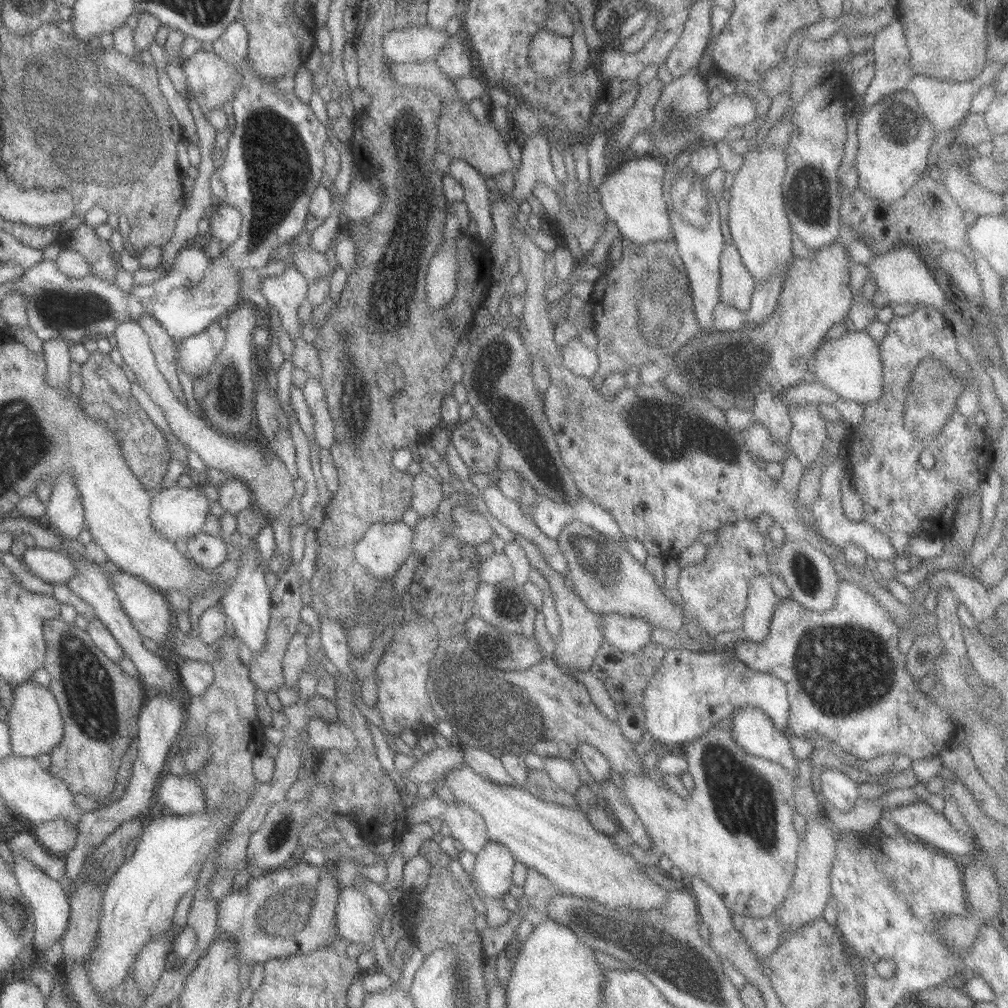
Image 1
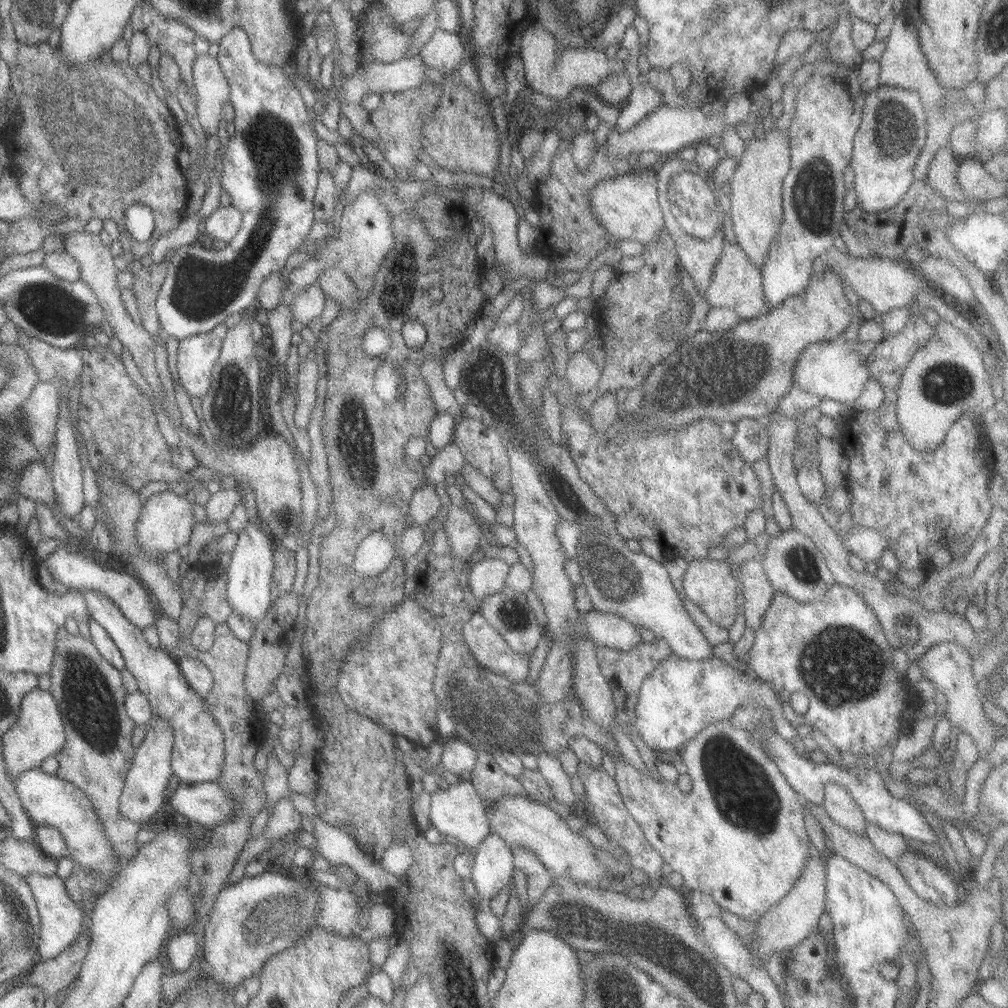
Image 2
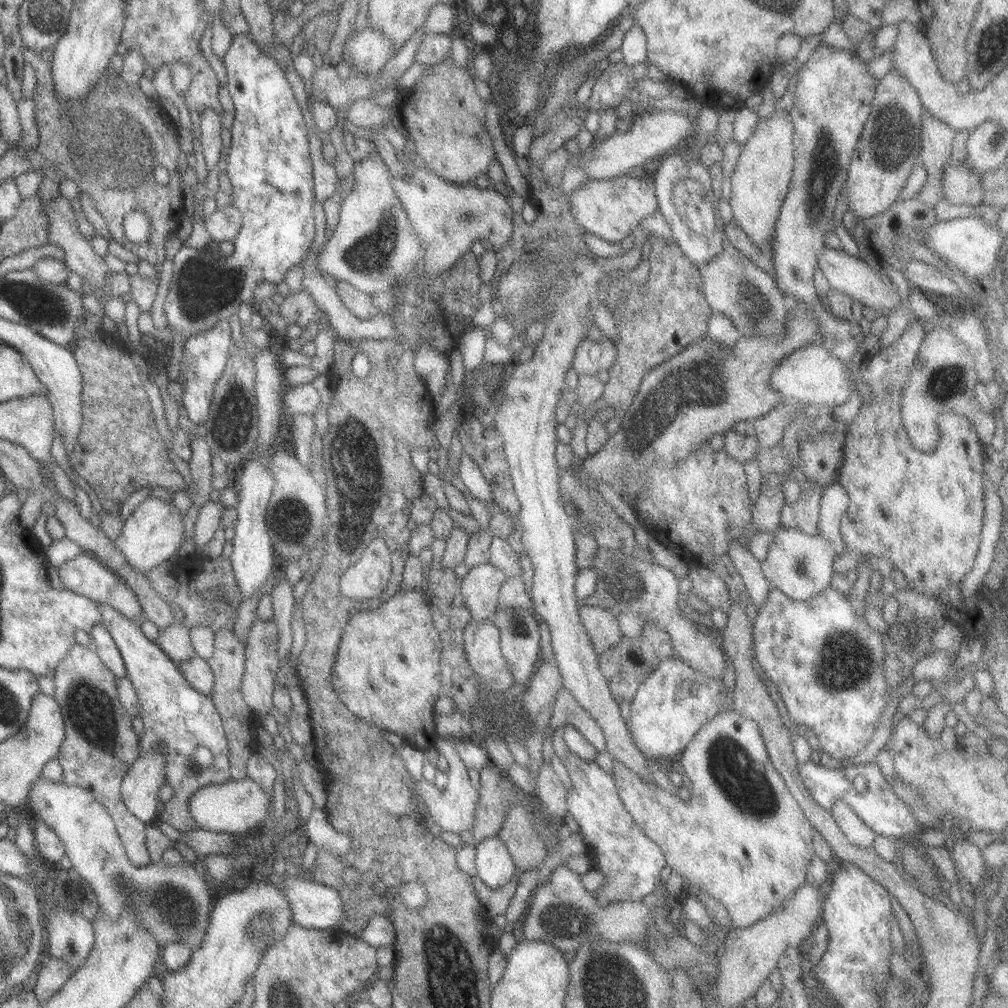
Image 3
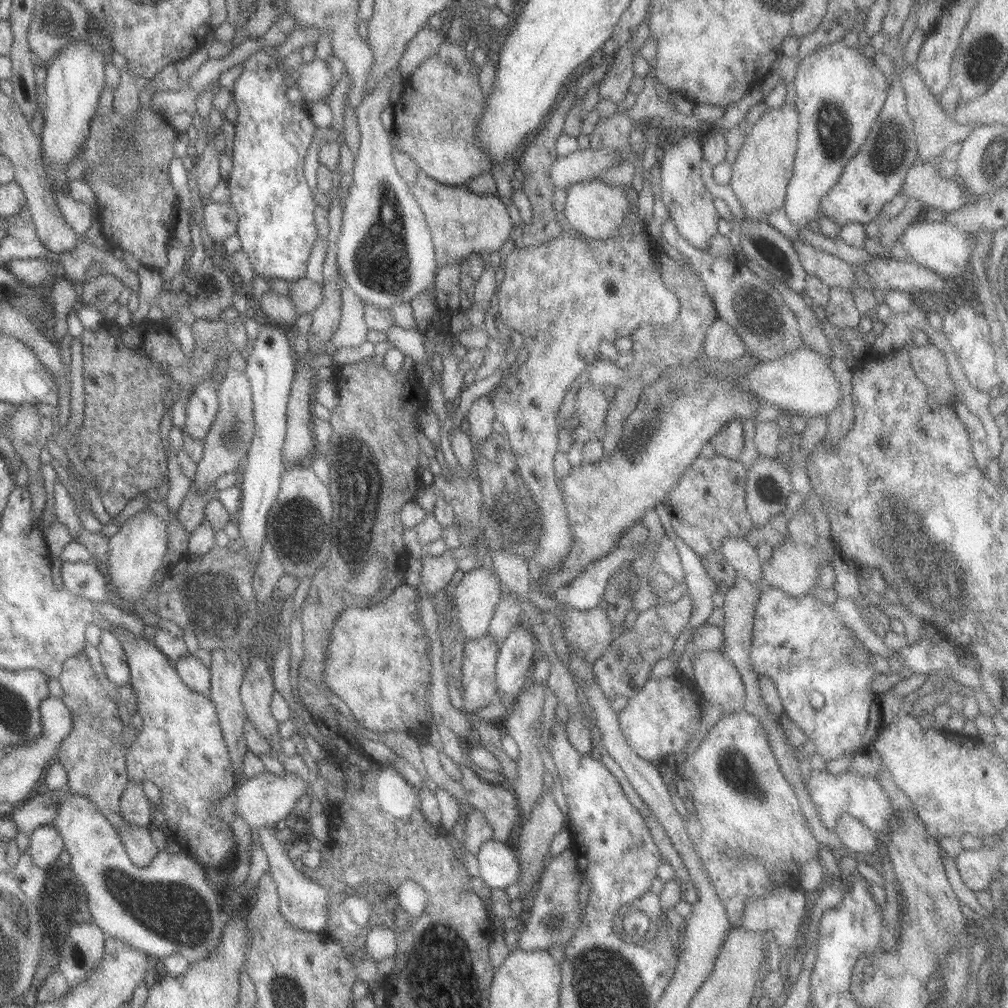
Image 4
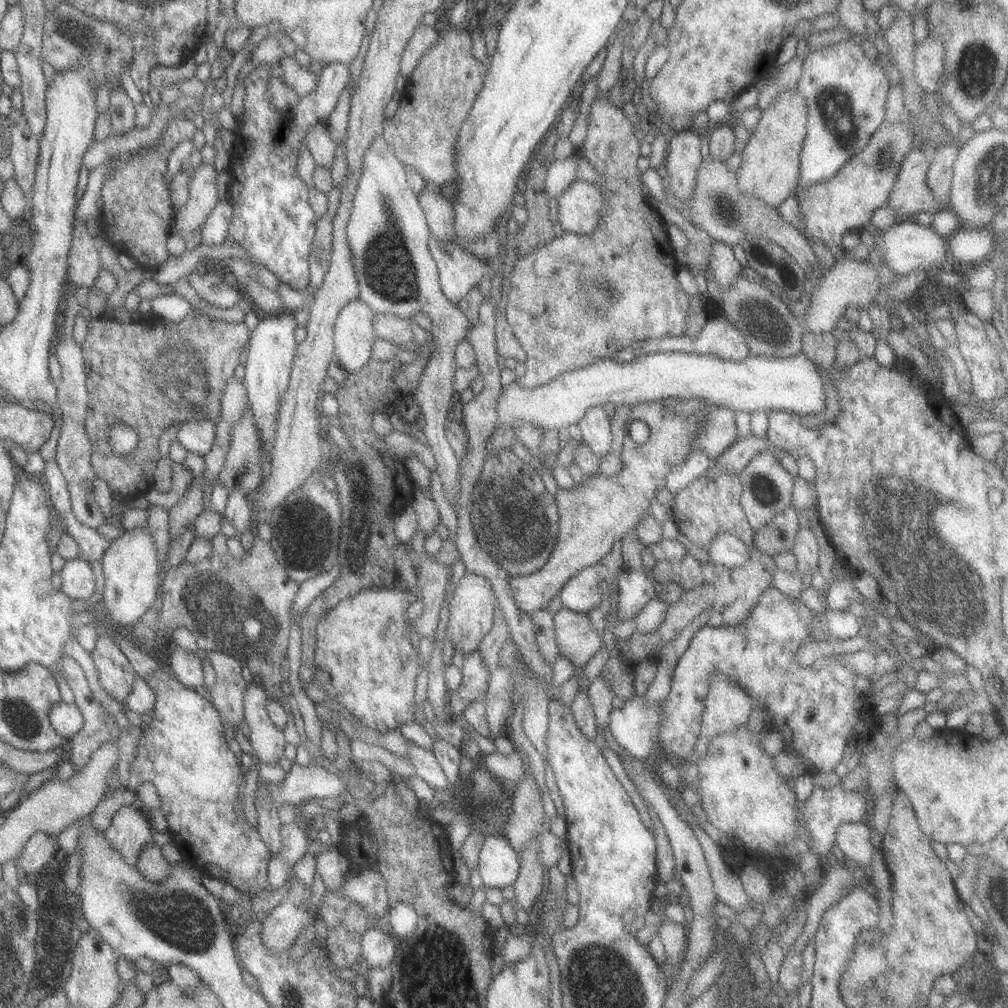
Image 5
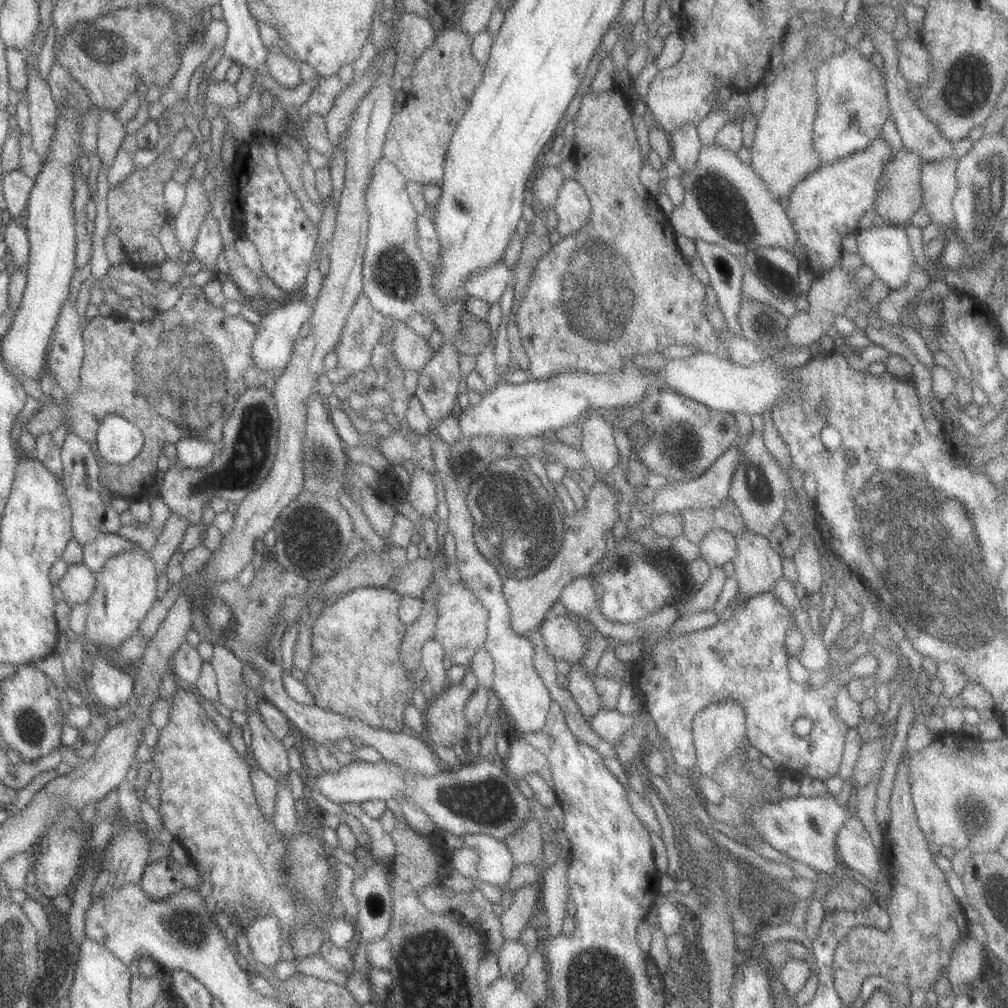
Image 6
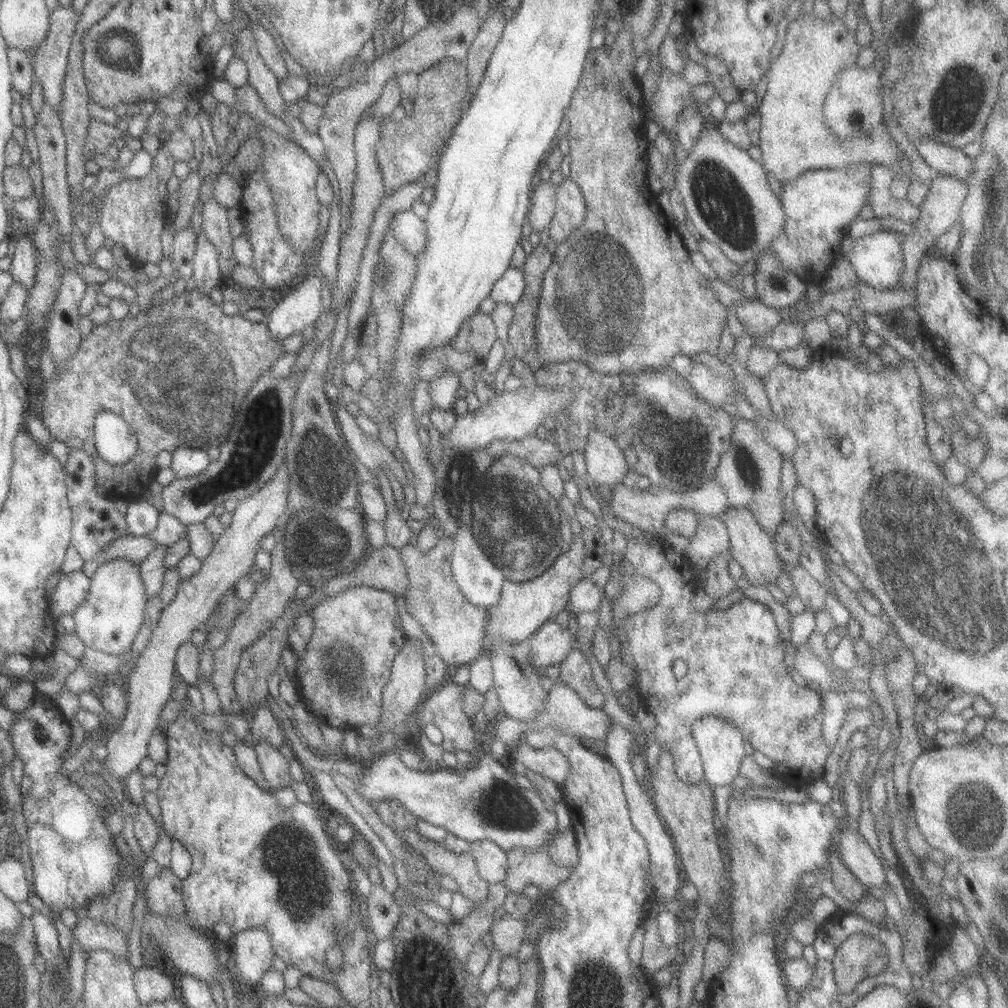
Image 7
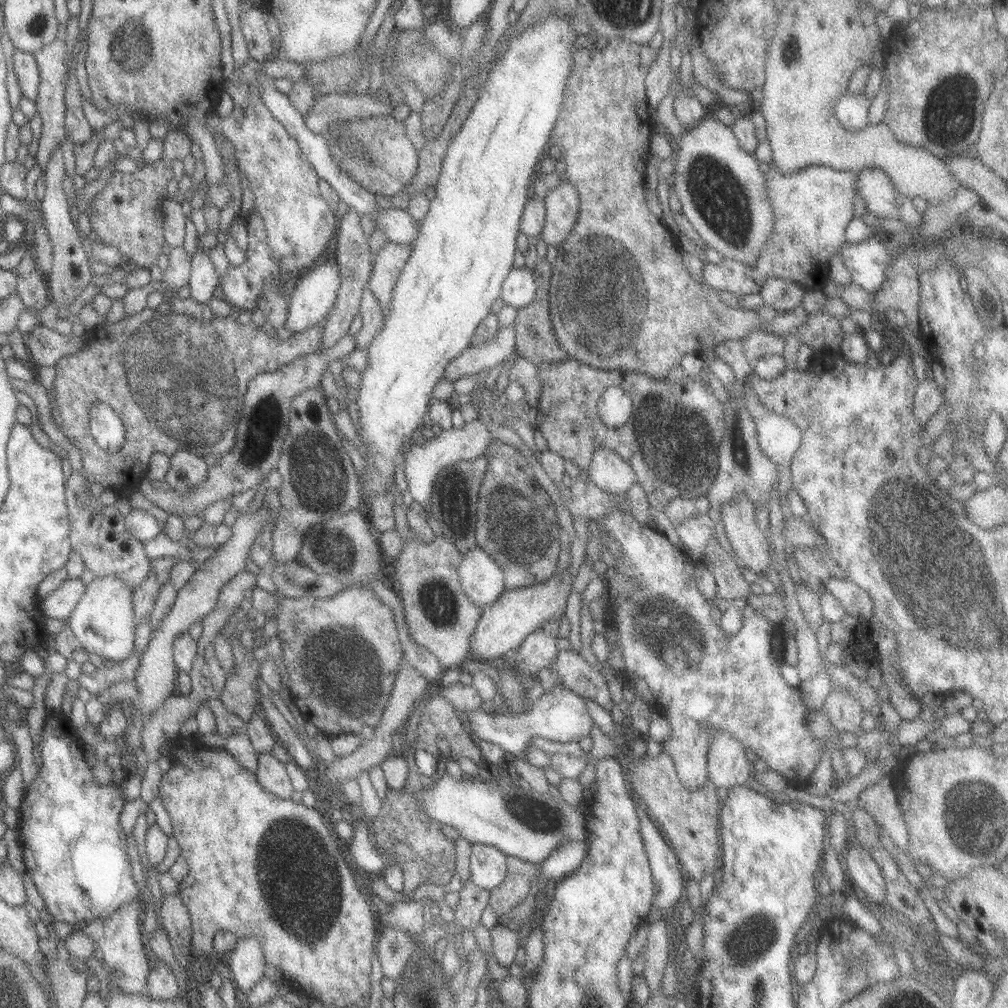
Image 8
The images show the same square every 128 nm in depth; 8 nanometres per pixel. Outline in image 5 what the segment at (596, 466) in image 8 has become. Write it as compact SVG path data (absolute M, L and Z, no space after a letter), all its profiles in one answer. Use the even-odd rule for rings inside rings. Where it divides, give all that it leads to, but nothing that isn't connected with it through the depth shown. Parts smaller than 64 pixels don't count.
M602 406L589 408L577 422L579 431L581 431L582 444L598 459L608 454L610 450L612 437L609 422Z

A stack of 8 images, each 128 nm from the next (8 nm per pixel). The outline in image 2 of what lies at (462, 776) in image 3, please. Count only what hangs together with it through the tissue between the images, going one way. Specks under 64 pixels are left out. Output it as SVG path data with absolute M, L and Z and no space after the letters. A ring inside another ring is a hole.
M460 781L442 785L430 794L429 822L445 840L457 845L463 844L466 850L475 850L477 844L490 834L483 803L479 800L471 782Z

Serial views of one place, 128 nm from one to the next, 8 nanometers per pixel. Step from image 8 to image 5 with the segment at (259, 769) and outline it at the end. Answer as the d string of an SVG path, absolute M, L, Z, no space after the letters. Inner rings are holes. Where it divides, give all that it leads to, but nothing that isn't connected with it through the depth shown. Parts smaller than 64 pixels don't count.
M257 680L246 684L243 691L242 719L247 724L248 740L253 748L251 755L258 764L278 762L286 743L282 731L267 716L267 701L267 695Z

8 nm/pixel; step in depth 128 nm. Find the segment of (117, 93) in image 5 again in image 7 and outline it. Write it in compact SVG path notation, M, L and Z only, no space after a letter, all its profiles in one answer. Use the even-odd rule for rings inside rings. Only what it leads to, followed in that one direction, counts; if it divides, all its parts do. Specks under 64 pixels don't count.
M90 118L84 140L85 146L83 146L85 162L87 160L93 160L93 156L96 154L104 155L105 150L109 146L119 144L122 134L123 132L117 127Z

